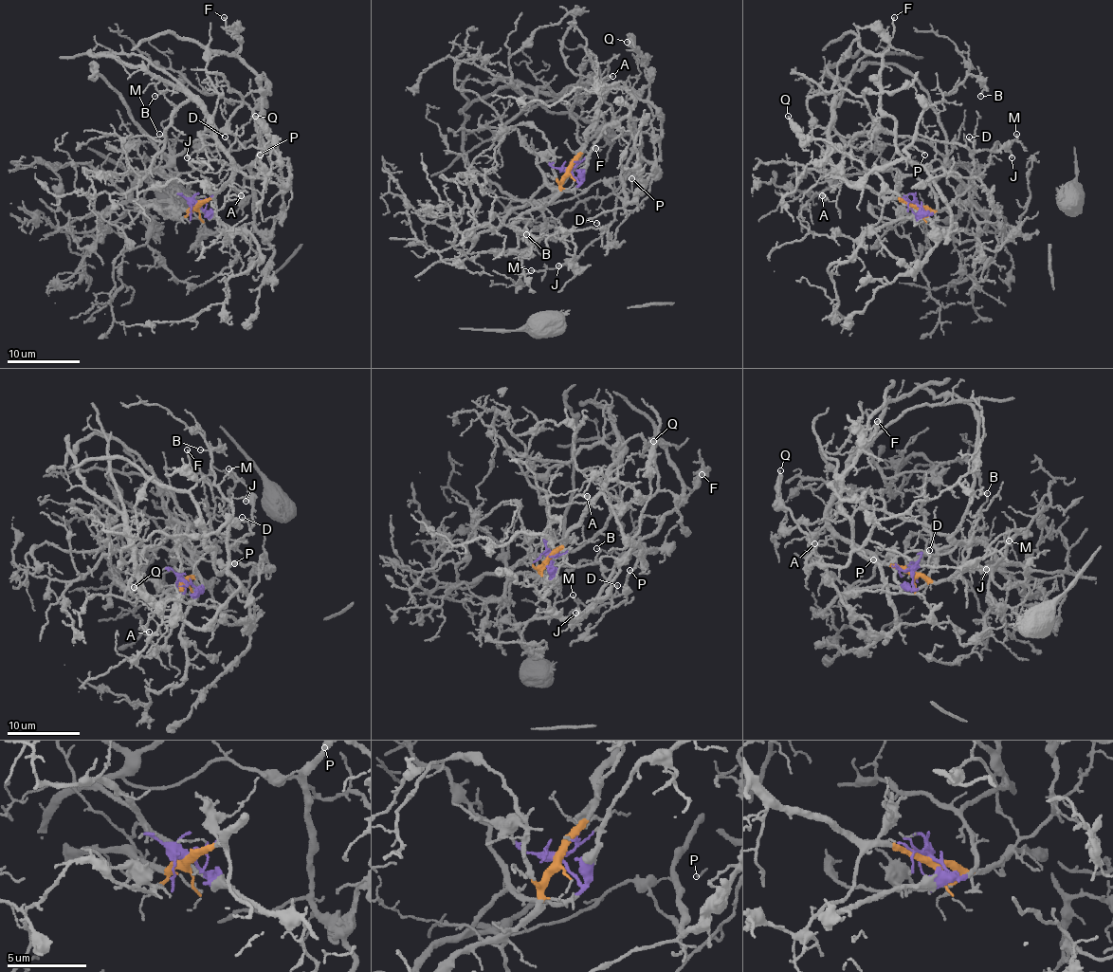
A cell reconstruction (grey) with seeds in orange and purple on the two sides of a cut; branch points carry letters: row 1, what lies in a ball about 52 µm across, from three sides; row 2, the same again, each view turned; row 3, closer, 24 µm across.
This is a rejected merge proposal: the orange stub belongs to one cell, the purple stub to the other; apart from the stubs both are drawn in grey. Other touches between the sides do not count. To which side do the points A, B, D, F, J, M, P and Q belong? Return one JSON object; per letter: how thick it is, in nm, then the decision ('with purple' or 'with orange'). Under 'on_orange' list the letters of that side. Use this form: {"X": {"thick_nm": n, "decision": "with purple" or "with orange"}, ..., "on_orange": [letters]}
{"A": {"thick_nm": 110, "decision": "with orange"}, "B": {"thick_nm": 90, "decision": "with orange"}, "D": {"thick_nm": 100, "decision": "with orange"}, "F": {"thick_nm": 130, "decision": "with purple"}, "J": {"thick_nm": 220, "decision": "with orange"}, "M": {"thick_nm": 150, "decision": "with orange"}, "P": {"thick_nm": 130, "decision": "with orange"}, "Q": {"thick_nm": 240, "decision": "with purple"}, "on_orange": ["A", "B", "D", "J", "M", "P"]}

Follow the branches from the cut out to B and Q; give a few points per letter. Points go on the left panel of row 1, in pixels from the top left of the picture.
B: (195, 204), (237, 171), (281, 185), (286, 160), (263, 140), (245, 102), (205, 95), (185, 75), (154, 97)
Q: (195, 204), (157, 171), (193, 140), (223, 131), (245, 147), (275, 149), (255, 117)

